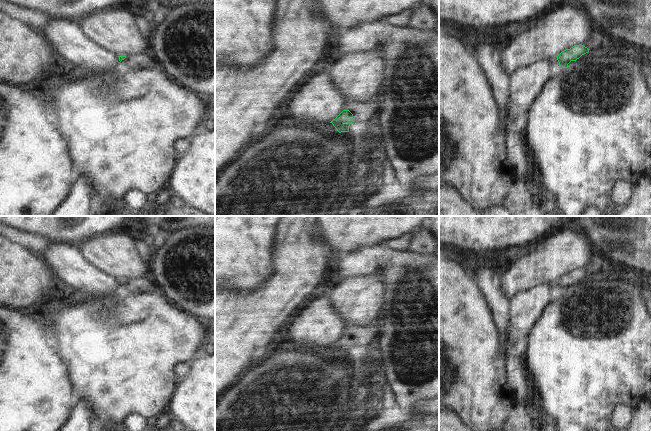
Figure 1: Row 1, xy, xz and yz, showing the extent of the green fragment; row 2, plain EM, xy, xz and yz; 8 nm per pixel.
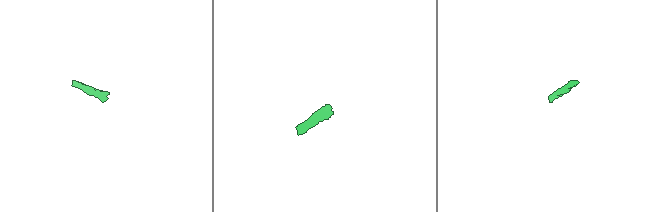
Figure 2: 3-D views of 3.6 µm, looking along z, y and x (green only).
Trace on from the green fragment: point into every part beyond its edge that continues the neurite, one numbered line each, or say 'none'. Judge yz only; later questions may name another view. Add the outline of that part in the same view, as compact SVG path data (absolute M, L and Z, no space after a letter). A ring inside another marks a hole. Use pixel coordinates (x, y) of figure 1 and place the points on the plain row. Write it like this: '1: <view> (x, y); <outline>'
1: yz (553, 285); M552 281L548 284L548 286L554 291L554 292L560 292L559 286L557 284L557 281Z

